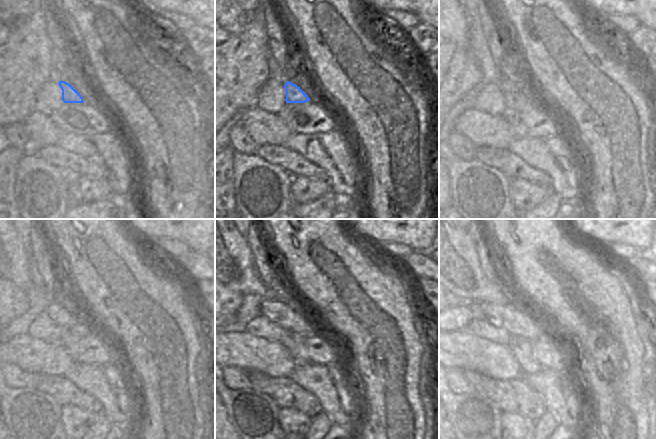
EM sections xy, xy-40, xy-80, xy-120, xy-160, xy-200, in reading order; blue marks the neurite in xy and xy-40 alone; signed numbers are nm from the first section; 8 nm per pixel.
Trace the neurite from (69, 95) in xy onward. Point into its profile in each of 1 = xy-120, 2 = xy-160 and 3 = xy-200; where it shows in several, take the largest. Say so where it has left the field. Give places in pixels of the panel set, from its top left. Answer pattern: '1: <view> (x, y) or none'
1: xy-120 (81, 329)
2: xy-160 (294, 342)
3: xy-200 (521, 348)

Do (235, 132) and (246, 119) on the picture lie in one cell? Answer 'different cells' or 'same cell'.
different cells

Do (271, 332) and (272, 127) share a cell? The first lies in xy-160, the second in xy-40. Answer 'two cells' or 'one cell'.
two cells

